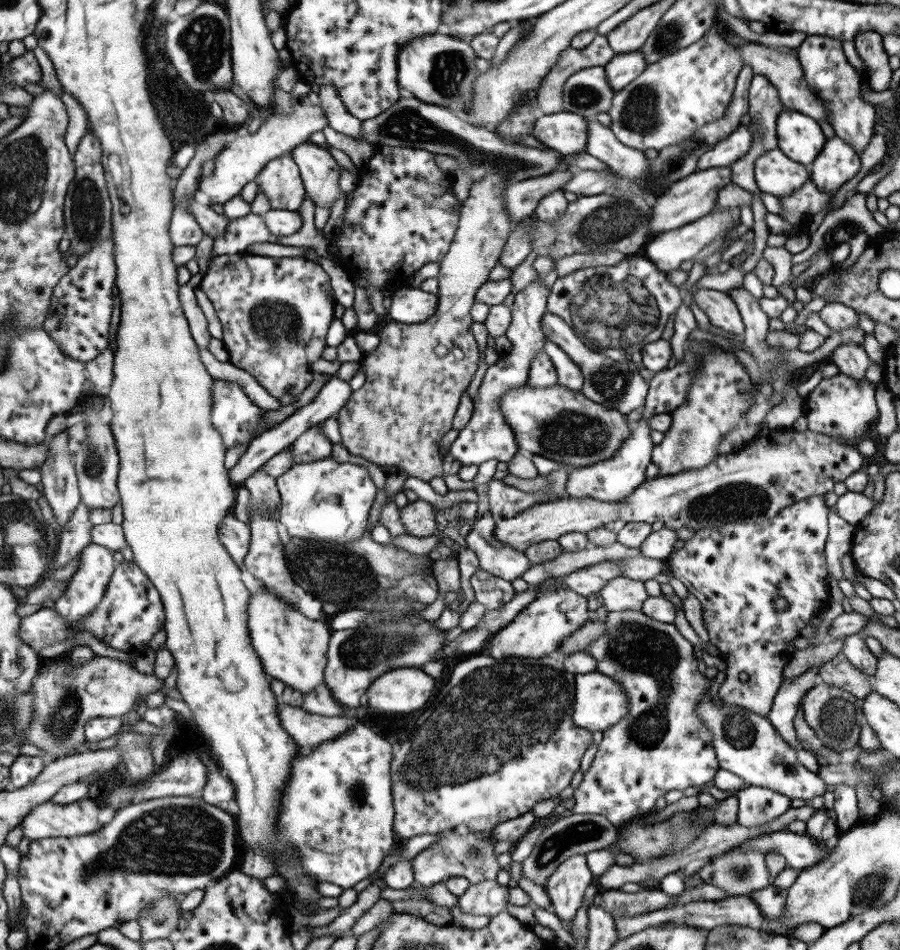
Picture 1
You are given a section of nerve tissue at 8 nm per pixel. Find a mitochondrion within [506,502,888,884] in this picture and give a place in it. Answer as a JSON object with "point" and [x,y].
{"point":[632,646]}

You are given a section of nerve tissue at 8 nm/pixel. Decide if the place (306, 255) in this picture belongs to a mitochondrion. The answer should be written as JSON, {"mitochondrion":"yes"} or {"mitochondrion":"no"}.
{"mitochondrion":"no"}

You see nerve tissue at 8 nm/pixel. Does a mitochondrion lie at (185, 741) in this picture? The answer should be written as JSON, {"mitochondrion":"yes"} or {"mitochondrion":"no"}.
{"mitochondrion":"no"}

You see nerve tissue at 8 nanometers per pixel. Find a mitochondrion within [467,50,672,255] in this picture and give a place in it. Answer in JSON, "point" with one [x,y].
{"point":[610,223]}

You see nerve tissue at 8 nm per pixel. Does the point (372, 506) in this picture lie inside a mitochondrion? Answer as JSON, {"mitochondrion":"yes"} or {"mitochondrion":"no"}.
{"mitochondrion":"no"}

